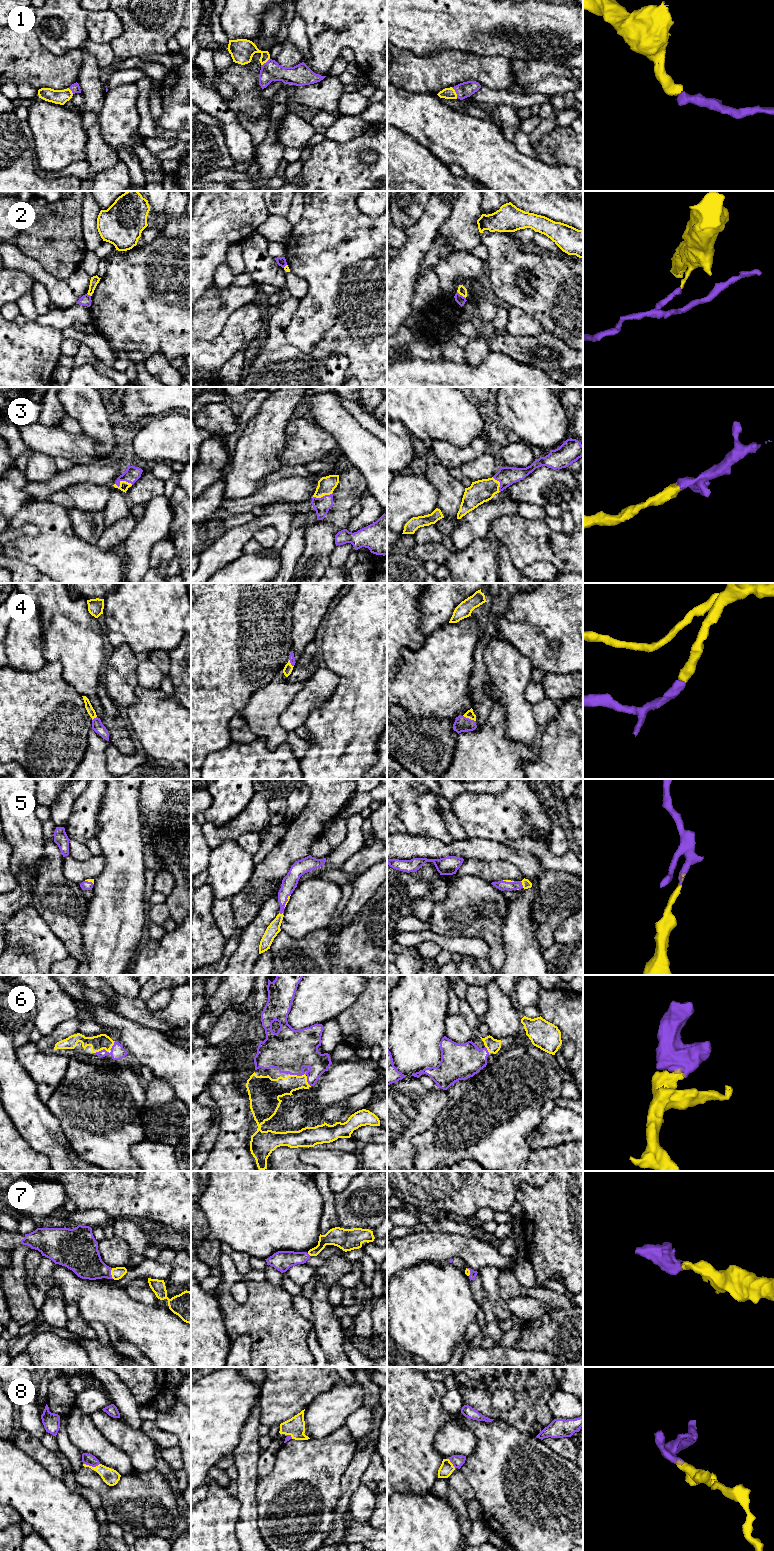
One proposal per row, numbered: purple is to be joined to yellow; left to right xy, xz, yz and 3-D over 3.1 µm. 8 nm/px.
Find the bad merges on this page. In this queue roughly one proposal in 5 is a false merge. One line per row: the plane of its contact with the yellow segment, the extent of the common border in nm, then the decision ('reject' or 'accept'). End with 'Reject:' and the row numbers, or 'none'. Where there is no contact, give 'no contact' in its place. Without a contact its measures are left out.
1: meets yellow in yz; contact 100 nm long; accept
2: meets yellow in yz; contact 90 nm long; reject
3: meets yellow in xy; contact 140 nm long; accept
4: meets yellow in yz; contact 120 nm long; accept
5: meets yellow in yz; contact 60 nm long; accept
6: meets yellow in xz; contact 130 nm long; accept
7: meets yellow in xy; contact 90 nm long; accept
8: meets yellow in xy; contact 140 nm long; accept
Reject: 2

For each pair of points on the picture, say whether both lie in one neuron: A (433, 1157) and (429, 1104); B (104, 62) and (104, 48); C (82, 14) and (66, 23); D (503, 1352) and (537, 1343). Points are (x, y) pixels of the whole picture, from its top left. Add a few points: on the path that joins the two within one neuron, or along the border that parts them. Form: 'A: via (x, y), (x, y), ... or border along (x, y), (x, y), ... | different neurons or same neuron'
A: border along (444, 1106), (435, 1121), (411, 1139) | different neurons
B: via (104, 59), (104, 51) | same neuron
C: via (78, 15), (70, 19) | same neuron
D: border along (515, 1347), (524, 1350), (540, 1350), (542, 1352) | different neurons

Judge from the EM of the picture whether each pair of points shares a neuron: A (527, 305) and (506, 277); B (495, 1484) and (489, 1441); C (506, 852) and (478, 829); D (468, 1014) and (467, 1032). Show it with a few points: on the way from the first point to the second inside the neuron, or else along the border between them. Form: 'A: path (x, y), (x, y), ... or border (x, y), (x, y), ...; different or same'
A: path (520, 299), (506, 284); same
B: path (495, 1473), (495, 1452); same
C: border (469, 837), (494, 839), (503, 843); different
D: border (459, 1013), (476, 1034); different

